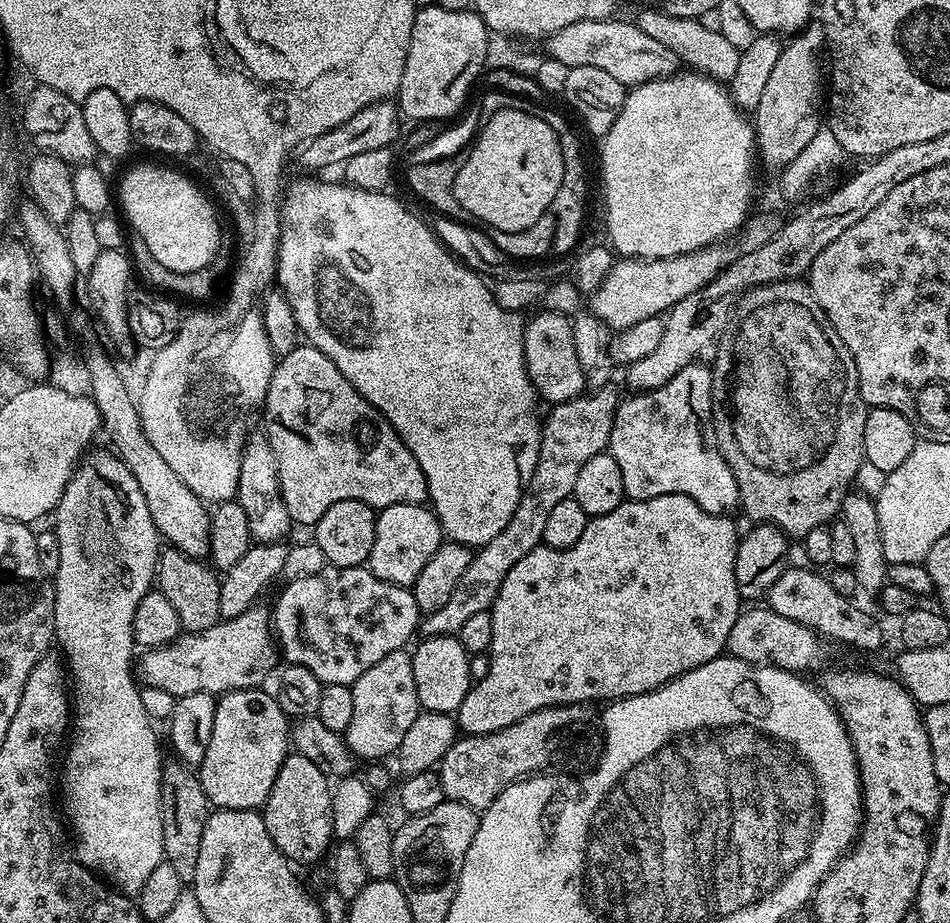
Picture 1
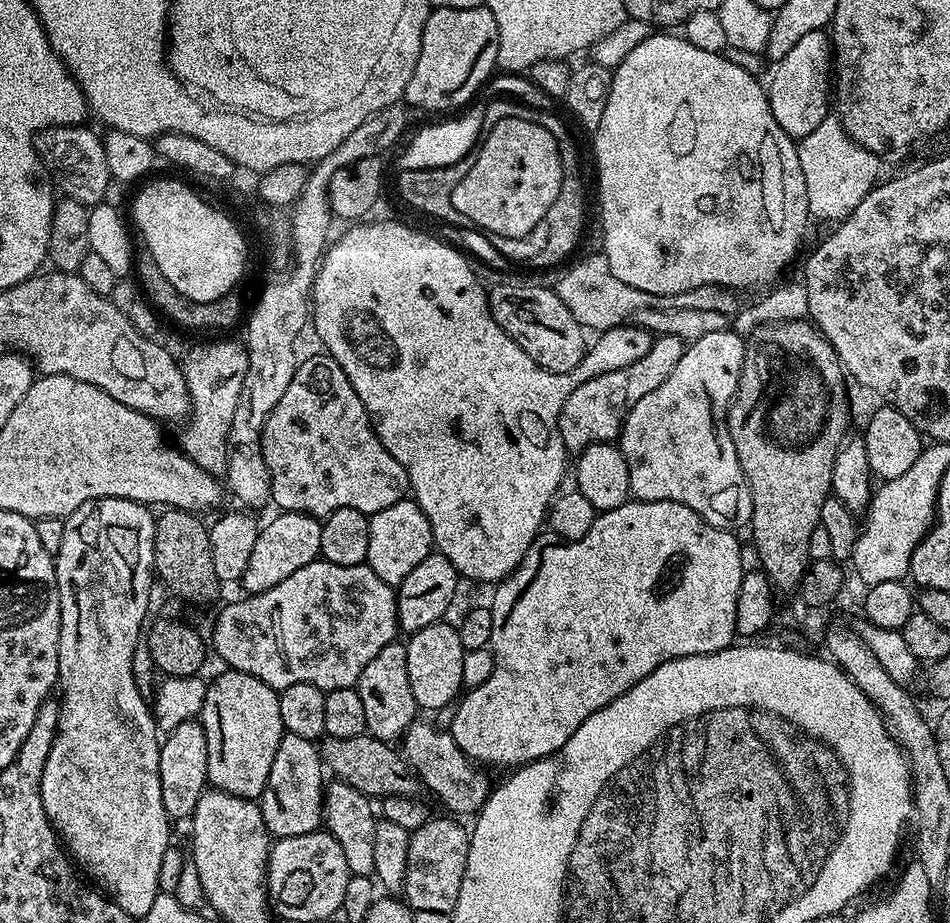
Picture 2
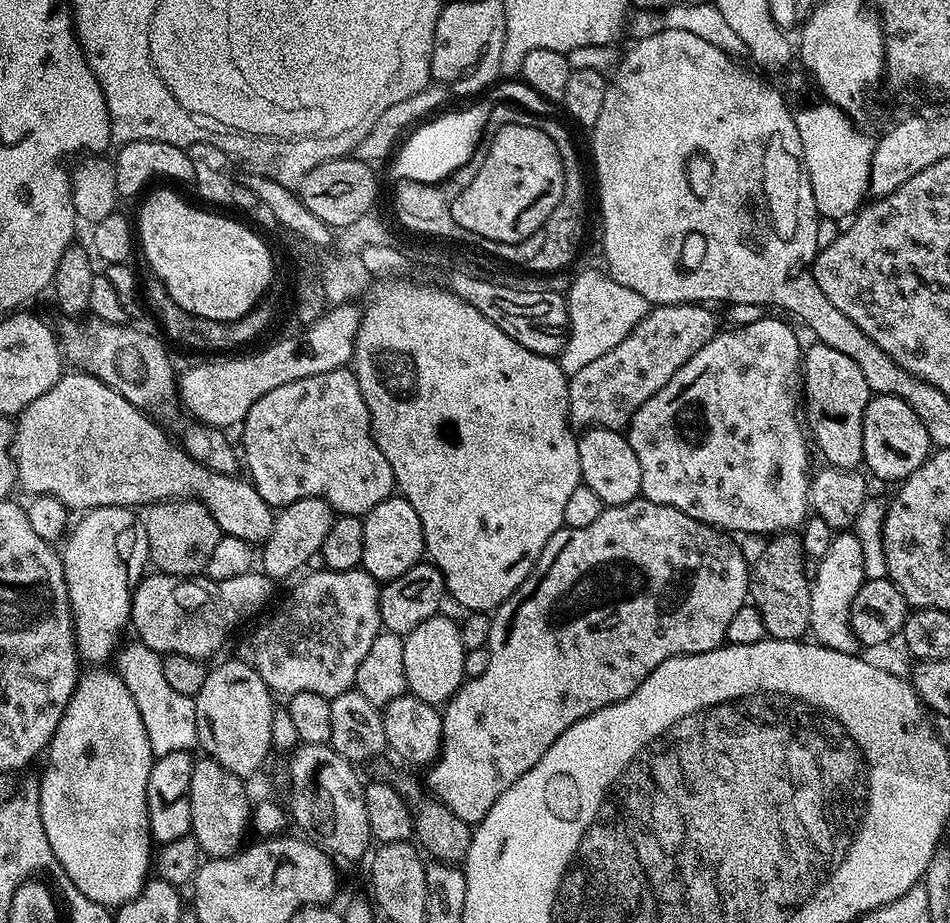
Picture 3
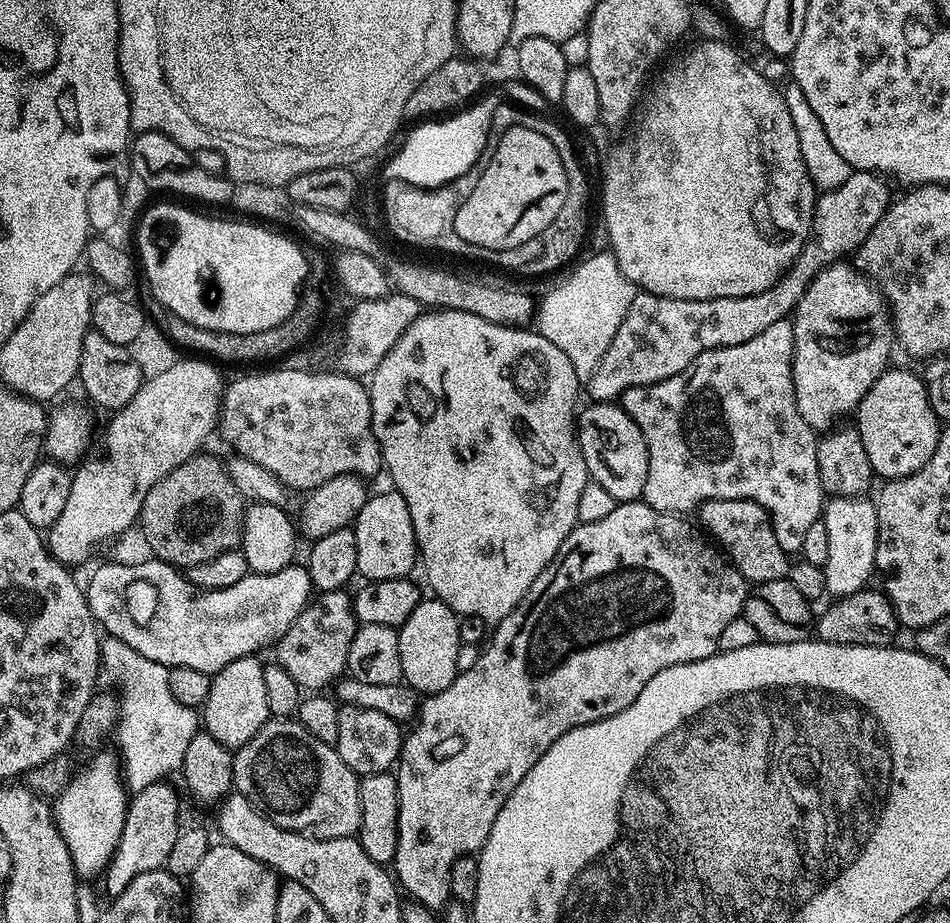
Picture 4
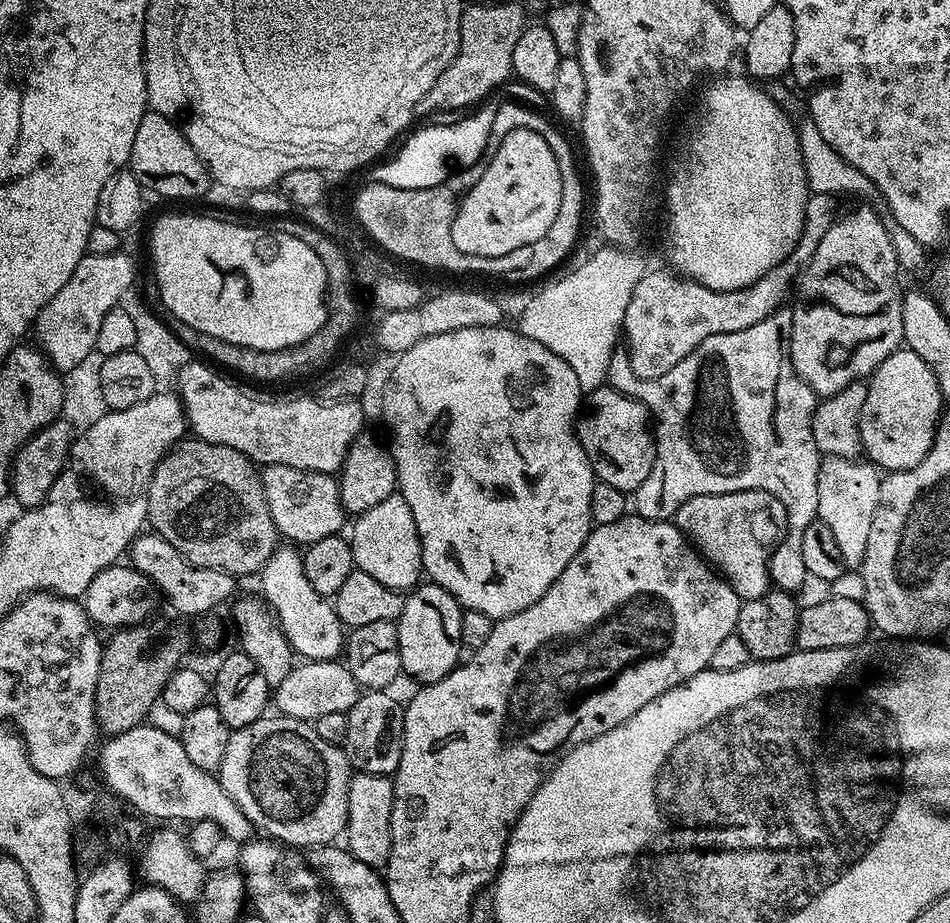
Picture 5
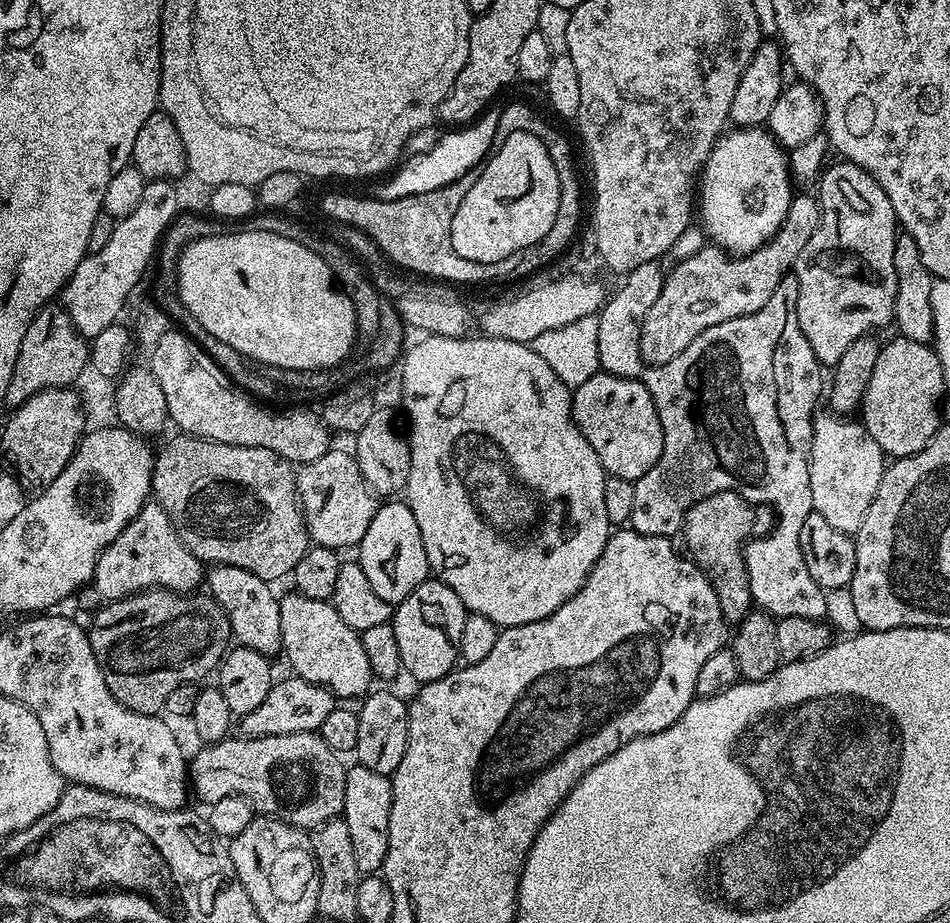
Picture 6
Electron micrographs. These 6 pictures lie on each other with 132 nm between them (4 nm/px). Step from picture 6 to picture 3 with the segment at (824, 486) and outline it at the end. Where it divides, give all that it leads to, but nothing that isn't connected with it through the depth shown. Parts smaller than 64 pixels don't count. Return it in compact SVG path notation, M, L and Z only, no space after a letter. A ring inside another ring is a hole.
M844 530L833 535L830 542L830 550L815 565L816 576L811 577L810 583L810 636L815 643L821 644L824 648L838 650L842 654L856 654L861 651L860 639L854 634L850 626L850 606L854 606L854 597L858 595L858 590L864 585L865 577L863 570L862 544L855 531Z

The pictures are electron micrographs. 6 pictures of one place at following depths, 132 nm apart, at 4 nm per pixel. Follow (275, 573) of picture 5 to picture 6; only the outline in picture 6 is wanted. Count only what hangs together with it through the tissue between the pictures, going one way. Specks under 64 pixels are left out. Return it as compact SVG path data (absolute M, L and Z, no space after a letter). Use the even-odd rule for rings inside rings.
M299 594L291 595L280 596L282 652L288 655L291 671L306 682L328 688L337 698L367 696L373 687L374 677L370 662L366 659L366 650L362 650L360 633L350 630L350 626L338 618L338 610L334 610L331 602L311 600Z

